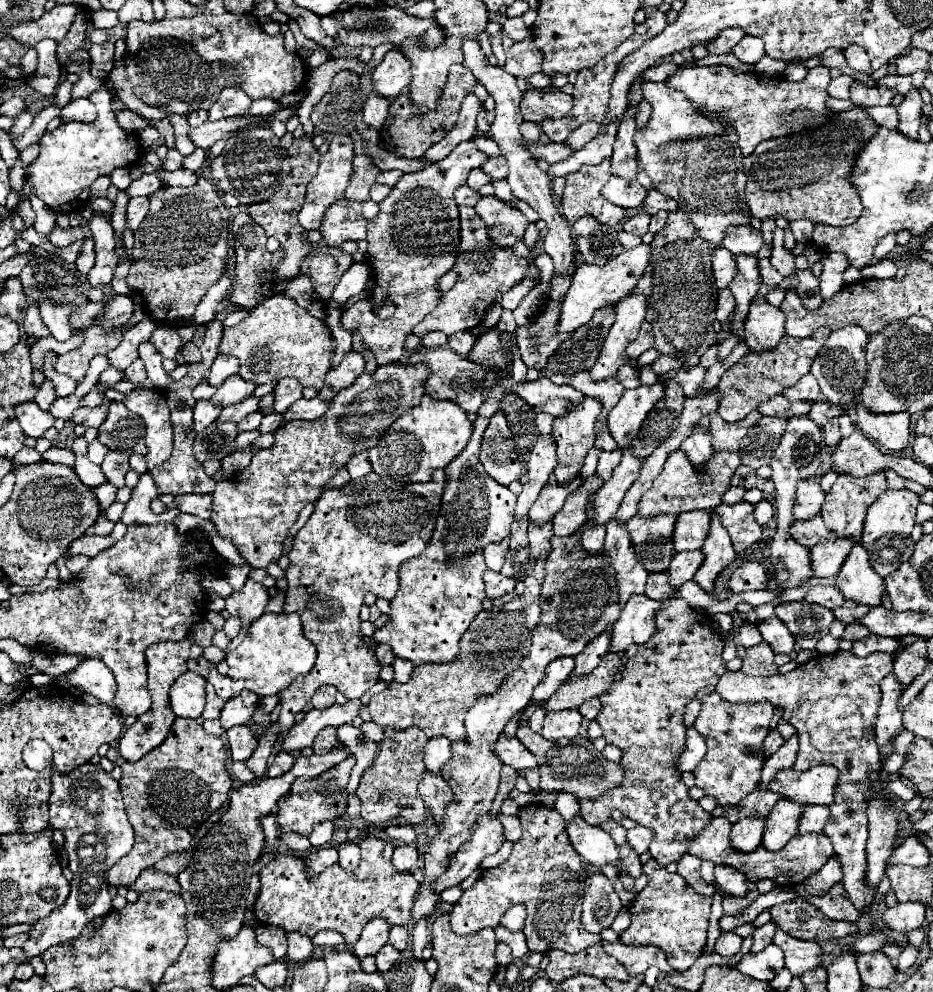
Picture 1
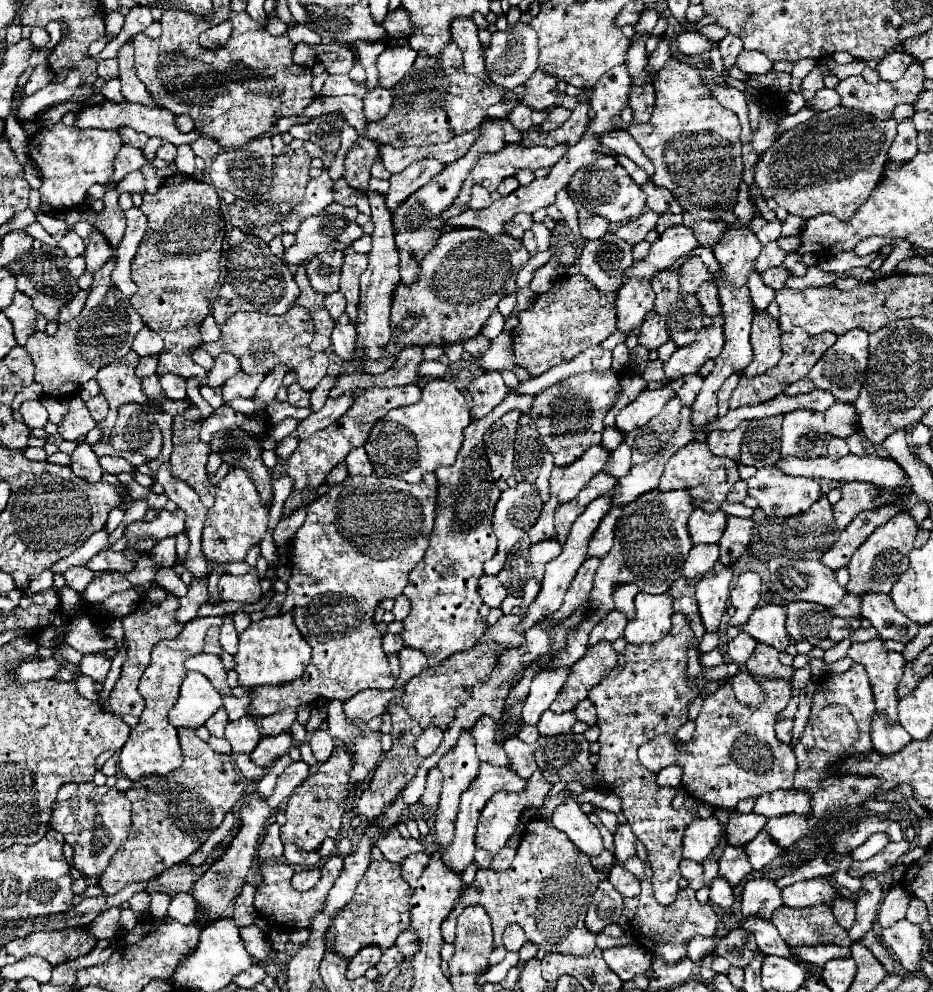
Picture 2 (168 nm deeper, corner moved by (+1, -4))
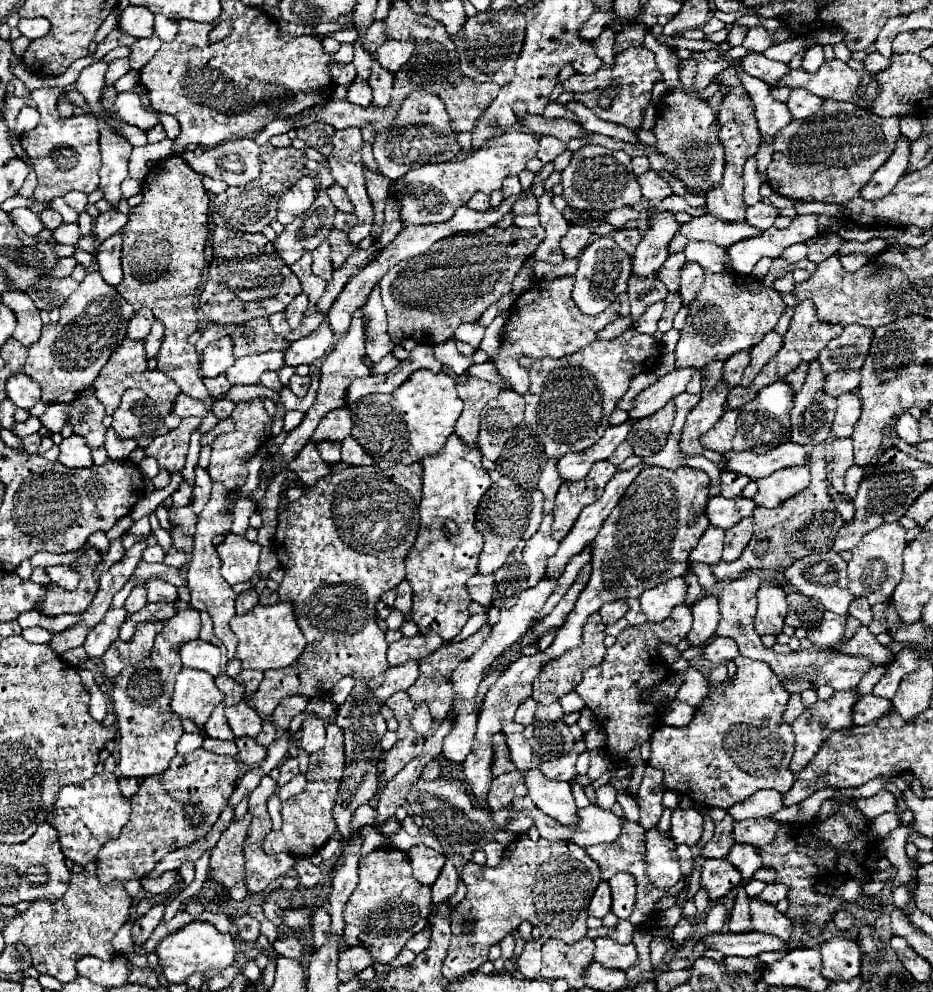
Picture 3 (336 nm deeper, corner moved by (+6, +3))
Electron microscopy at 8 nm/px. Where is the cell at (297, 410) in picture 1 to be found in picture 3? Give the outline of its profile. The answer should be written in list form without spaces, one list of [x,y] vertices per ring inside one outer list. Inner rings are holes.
[[[378,285],[372,289],[372,293],[364,305],[364,314],[366,353],[374,363],[378,363],[382,357],[390,354],[392,347],[395,347],[394,341],[388,333],[386,313],[382,307]]]

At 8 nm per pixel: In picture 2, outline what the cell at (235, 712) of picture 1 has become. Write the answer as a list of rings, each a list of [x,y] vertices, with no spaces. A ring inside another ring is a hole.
[[[241,694],[241,696],[225,696],[223,698],[223,708],[229,714],[229,720],[239,720],[241,716],[249,714],[249,704],[251,704],[250,694]]]

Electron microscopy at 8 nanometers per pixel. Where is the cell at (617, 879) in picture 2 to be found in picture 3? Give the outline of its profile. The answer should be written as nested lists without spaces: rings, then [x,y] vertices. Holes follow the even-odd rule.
[[[618,873],[610,881],[612,913],[618,919],[628,919],[636,901],[636,881],[630,873]]]

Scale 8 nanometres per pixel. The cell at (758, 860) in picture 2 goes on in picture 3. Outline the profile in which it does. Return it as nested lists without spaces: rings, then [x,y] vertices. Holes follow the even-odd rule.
[[[732,845],[732,849],[726,855],[726,861],[730,861],[730,865],[734,865],[740,871],[742,879],[752,877],[752,873],[762,867],[758,849],[752,845]]]

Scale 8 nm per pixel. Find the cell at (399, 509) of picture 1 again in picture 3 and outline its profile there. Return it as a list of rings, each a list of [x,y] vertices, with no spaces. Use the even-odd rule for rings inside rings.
[[[422,463],[394,465],[380,469],[378,465],[348,467],[344,471],[330,473],[316,481],[316,485],[300,499],[290,501],[286,497],[278,503],[278,527],[274,535],[274,551],[284,567],[286,575],[280,583],[278,595],[282,601],[294,605],[294,615],[300,631],[306,637],[306,649],[286,669],[266,671],[264,679],[252,699],[246,699],[262,717],[272,715],[280,699],[302,693],[310,699],[326,699],[334,685],[350,675],[356,681],[378,677],[386,671],[388,643],[384,631],[376,625],[376,603],[382,593],[396,587],[404,577],[406,553],[414,547],[420,521],[418,501],[422,493]]]

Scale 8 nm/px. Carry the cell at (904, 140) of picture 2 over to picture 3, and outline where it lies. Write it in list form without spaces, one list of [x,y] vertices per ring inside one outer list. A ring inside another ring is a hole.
[[[906,137],[898,139],[896,151],[892,153],[892,157],[872,175],[872,179],[862,187],[860,197],[866,201],[874,201],[884,197],[886,193],[890,193],[898,179],[904,175],[904,169],[908,165],[908,155],[910,155],[910,141]]]

